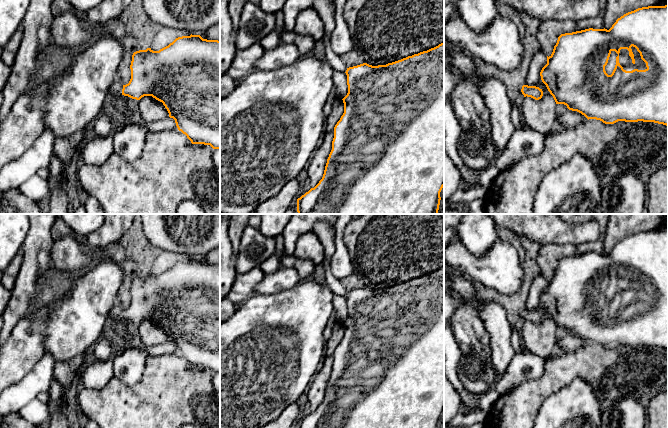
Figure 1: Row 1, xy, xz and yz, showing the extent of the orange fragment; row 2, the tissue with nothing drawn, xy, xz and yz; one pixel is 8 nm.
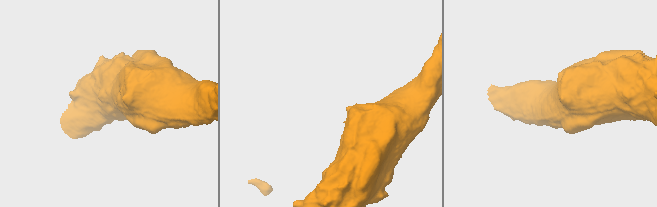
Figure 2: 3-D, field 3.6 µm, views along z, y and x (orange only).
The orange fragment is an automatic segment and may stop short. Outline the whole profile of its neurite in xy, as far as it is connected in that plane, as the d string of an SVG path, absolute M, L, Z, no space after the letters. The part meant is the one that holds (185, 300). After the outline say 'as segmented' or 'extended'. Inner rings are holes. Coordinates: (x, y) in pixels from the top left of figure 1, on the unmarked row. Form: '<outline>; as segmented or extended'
M200 259L176 262L168 270L153 275L151 272L133 277L130 289L131 303L122 309L114 305L110 316L140 324L144 320L152 320L163 327L169 341L175 344L179 355L187 360L192 368L210 369L220 373L220 265L203 263Z; extended

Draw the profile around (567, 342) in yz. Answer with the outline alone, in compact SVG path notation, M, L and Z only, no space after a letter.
M562 334L558 339L556 339L556 350L560 349L564 352L573 351L588 343L577 335L572 334Z

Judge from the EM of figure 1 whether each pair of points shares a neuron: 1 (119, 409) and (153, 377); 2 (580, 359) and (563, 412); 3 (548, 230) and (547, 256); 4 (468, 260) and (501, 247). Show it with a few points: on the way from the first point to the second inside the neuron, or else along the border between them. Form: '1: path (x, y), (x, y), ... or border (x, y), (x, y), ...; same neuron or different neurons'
1: path (127, 403), (145, 385); same neuron
2: border (594, 391), (583, 379), (574, 378), (555, 393); different neurons
3: border (572, 243), (547, 243), (540, 246); different neurons
4: path (476, 261), (487, 261), (493, 255); same neuron

